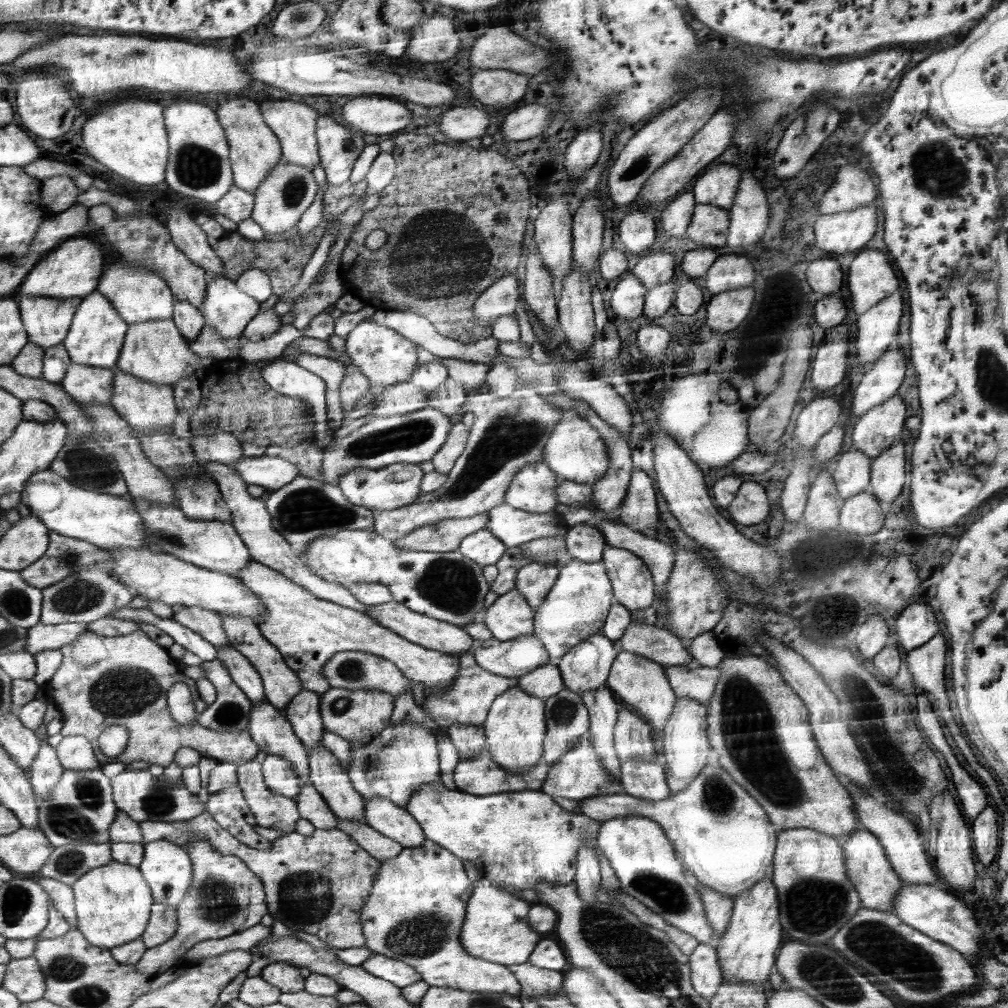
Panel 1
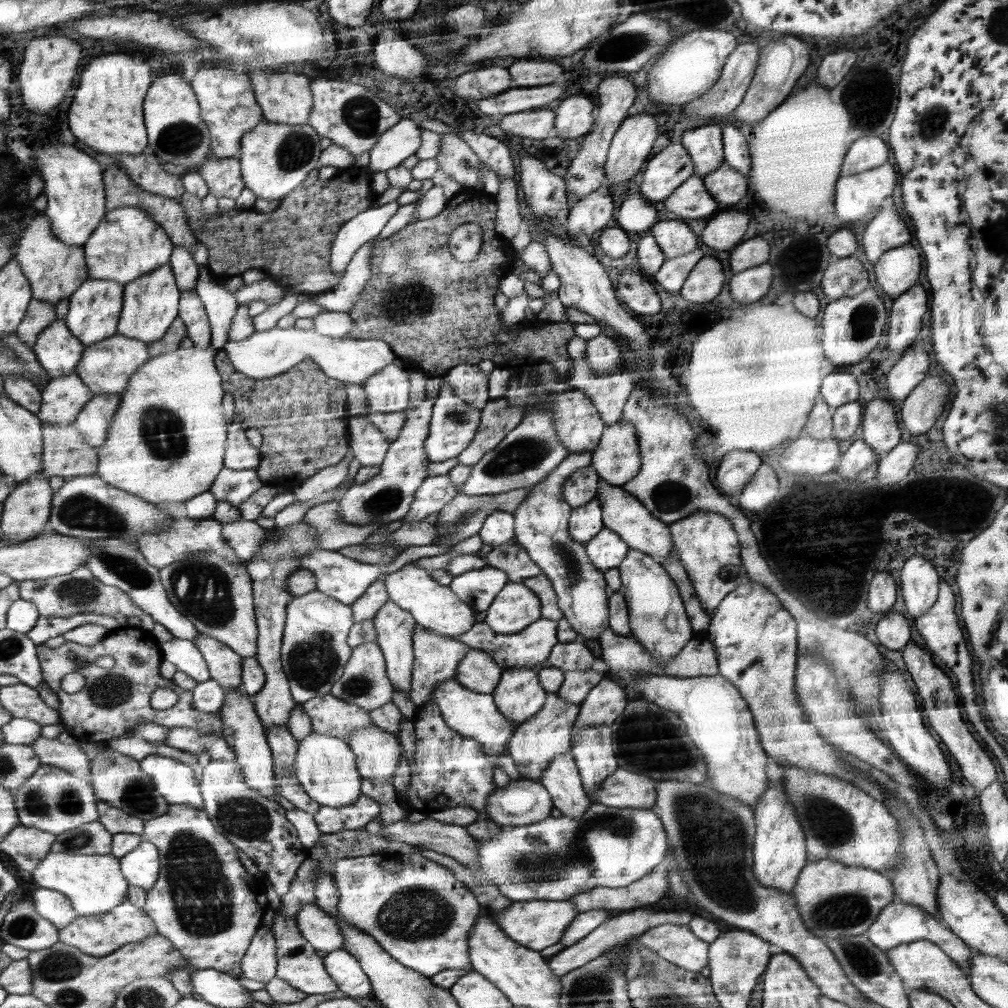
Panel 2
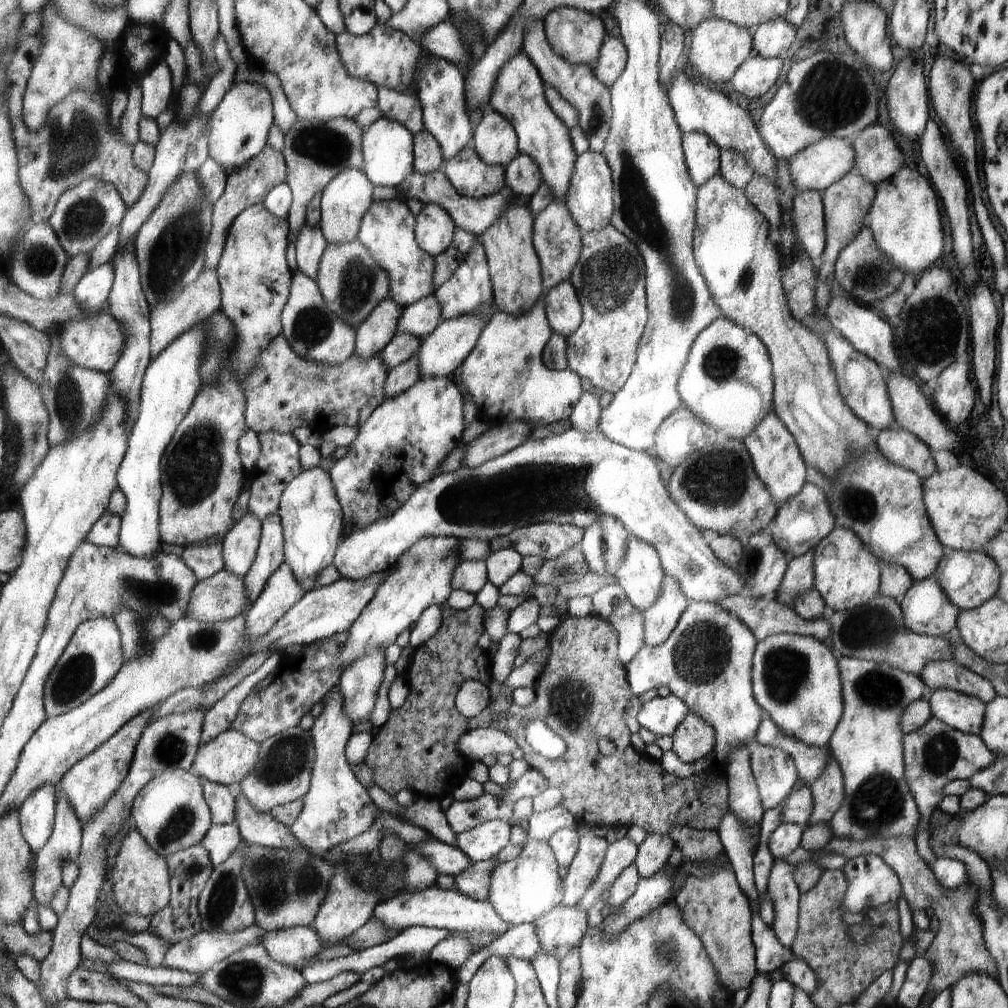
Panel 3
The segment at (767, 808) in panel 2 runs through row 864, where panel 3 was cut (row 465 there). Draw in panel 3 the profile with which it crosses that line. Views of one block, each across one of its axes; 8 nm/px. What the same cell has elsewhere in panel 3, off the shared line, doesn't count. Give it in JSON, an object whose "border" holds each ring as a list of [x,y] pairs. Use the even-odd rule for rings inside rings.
{"border":[[[775,413],[769,414],[742,442],[745,444],[746,450],[749,451],[749,455],[752,456],[753,470],[768,488],[774,503],[781,505],[790,501],[801,493],[809,483],[808,466],[801,454],[797,439]]]}

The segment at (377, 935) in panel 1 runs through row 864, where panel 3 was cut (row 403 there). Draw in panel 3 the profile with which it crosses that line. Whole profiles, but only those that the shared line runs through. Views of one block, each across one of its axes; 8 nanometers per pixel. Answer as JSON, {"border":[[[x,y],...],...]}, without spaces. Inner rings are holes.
{"border":[[[422,377],[400,395],[388,397],[386,406],[378,406],[378,414],[374,414],[374,418],[370,418],[366,426],[358,426],[358,436],[349,446],[346,456],[338,459],[329,472],[334,494],[344,516],[341,538],[346,538],[366,526],[372,526],[382,518],[392,516],[418,486],[423,486],[422,482],[429,482],[432,476],[435,476],[436,468],[442,464],[446,454],[450,454],[456,444],[460,444],[462,432],[462,396],[448,377]]]}

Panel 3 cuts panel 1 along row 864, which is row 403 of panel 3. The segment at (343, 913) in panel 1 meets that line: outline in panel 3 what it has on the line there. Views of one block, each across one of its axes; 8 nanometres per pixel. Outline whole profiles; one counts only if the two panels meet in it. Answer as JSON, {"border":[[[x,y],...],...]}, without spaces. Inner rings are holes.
{"border":[[[279,336],[272,340],[269,349],[267,349],[261,355],[260,365],[255,372],[247,379],[246,382],[246,426],[252,429],[255,433],[268,432],[268,430],[274,430],[274,432],[280,433],[292,433],[299,427],[307,427],[310,430],[327,430],[334,426],[349,426],[358,427],[364,420],[370,418],[370,414],[382,404],[386,399],[385,397],[385,382],[388,380],[389,368],[385,366],[380,354],[374,355],[369,358],[361,358],[357,353],[350,357],[344,364],[341,365],[327,365],[319,361],[311,361],[310,359],[304,360],[302,357],[298,357],[294,350],[291,350],[289,343]]]}

